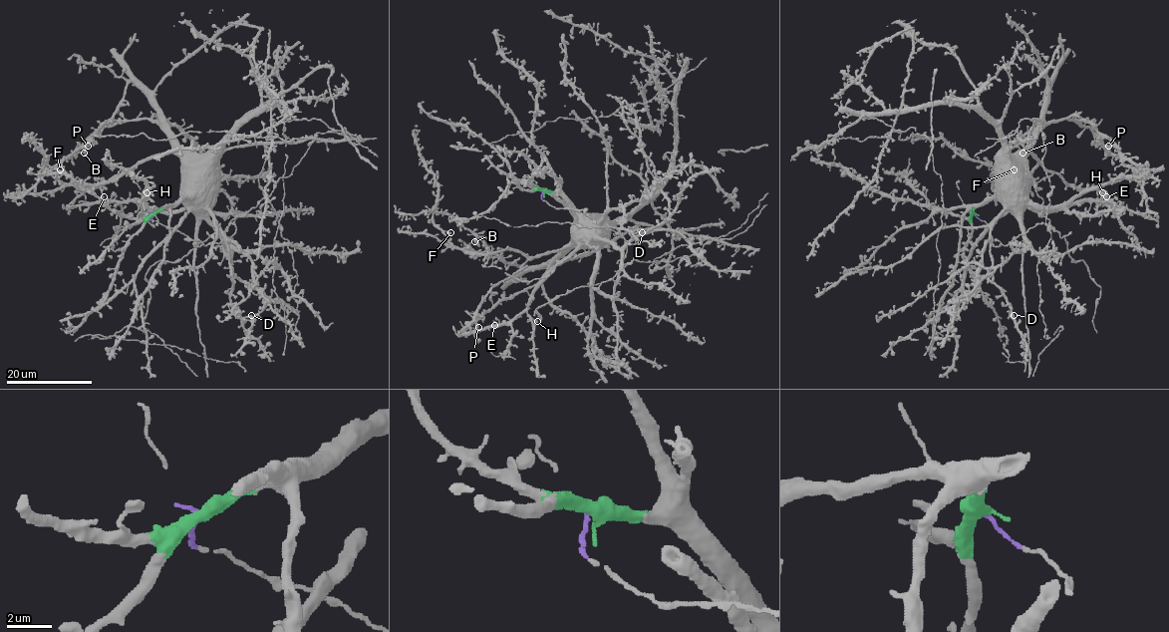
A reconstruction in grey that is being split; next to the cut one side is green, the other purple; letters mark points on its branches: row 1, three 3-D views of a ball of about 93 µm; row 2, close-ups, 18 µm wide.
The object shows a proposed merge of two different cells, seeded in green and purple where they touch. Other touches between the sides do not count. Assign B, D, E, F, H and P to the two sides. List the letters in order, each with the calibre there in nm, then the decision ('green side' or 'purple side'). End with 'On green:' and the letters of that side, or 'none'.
B: 380 nm | green side
D: 280 nm | green side
E: 320 nm | green side
F: 480 nm | green side
H: 340 nm | green side
P: 550 nm | green side
On green: B, D, E, F, H, P

